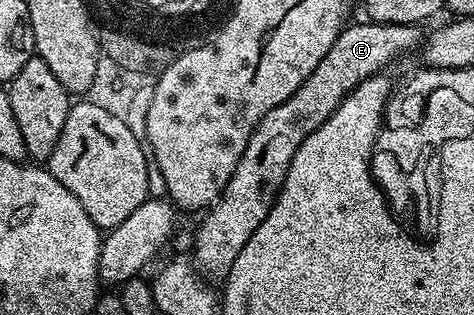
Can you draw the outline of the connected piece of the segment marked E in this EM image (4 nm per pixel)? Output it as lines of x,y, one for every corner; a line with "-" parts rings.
346,24
341,33
331,43
331,51
323,55
319,67
279,107
267,111
255,127
231,179
221,196
209,206
201,226
197,229
197,238
193,241
192,260
202,277
213,283
224,282
229,276
239,251
247,247
247,239
267,219
269,208
277,198
287,167
295,159
295,151
311,131
315,131
343,103
345,96
359,83
369,77
376,77
392,63
396,57
409,53
423,41
421,25
365,25

